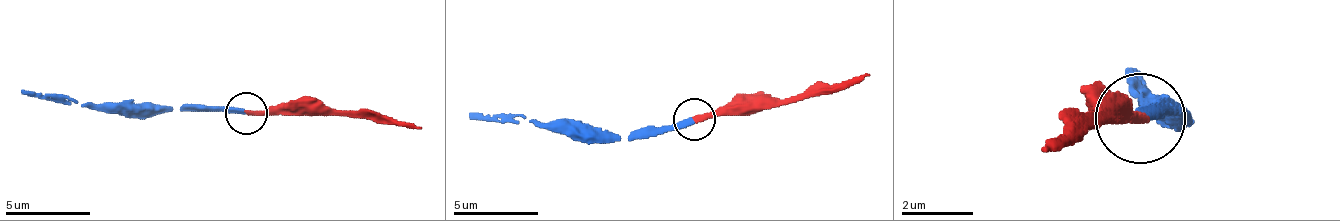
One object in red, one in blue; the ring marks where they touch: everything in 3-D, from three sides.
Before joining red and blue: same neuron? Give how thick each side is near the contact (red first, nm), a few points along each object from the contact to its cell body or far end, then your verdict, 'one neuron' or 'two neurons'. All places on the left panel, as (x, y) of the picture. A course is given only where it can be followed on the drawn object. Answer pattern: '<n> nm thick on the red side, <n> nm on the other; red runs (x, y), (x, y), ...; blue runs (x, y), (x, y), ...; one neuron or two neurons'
280 nm thick on the red side, 280 nm on the other; red runs (245, 112), (338, 112), (423, 129); blue runs (245, 112), (181, 107), (80, 107), (71, 99), (20, 91); one neuron

